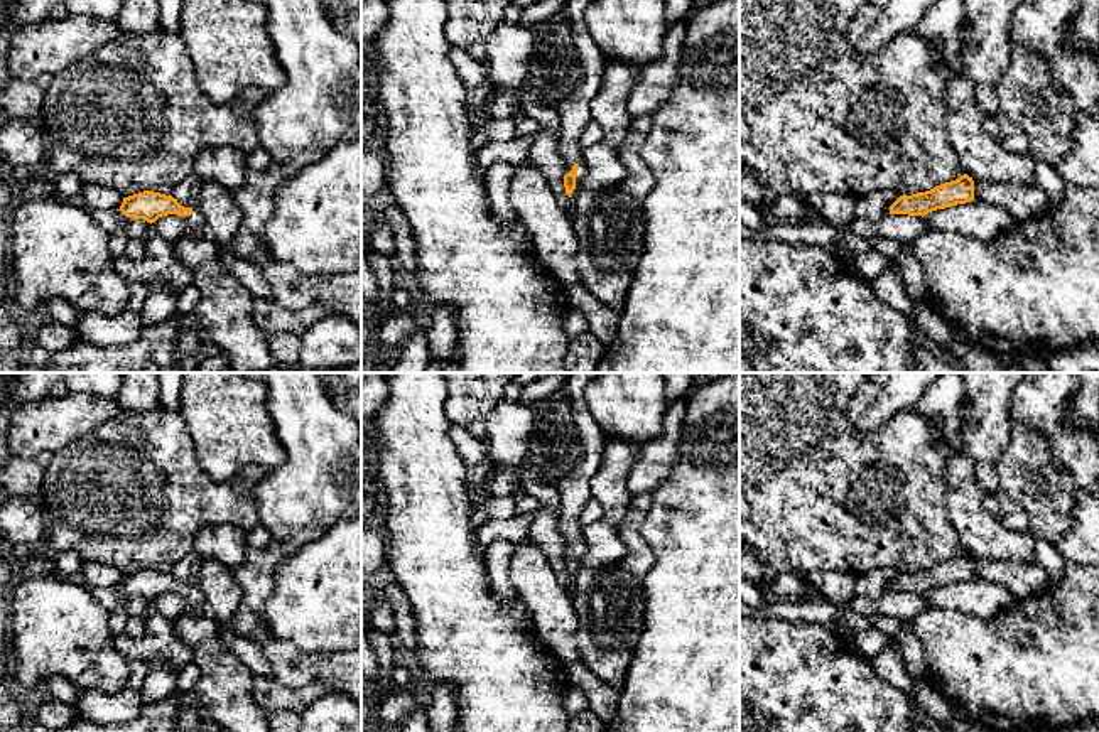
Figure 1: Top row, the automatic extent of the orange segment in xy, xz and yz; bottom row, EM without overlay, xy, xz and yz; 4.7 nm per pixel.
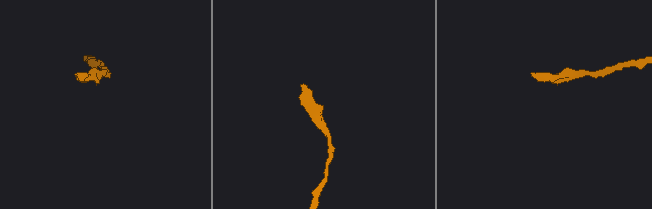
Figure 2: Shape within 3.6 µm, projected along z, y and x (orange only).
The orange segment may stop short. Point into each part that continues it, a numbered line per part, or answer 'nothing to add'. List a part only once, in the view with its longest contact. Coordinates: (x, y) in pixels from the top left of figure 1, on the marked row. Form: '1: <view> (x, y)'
1: xz (574, 110)

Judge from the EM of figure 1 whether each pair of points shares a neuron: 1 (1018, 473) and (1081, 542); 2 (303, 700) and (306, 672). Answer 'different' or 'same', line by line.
1: different
2: different

